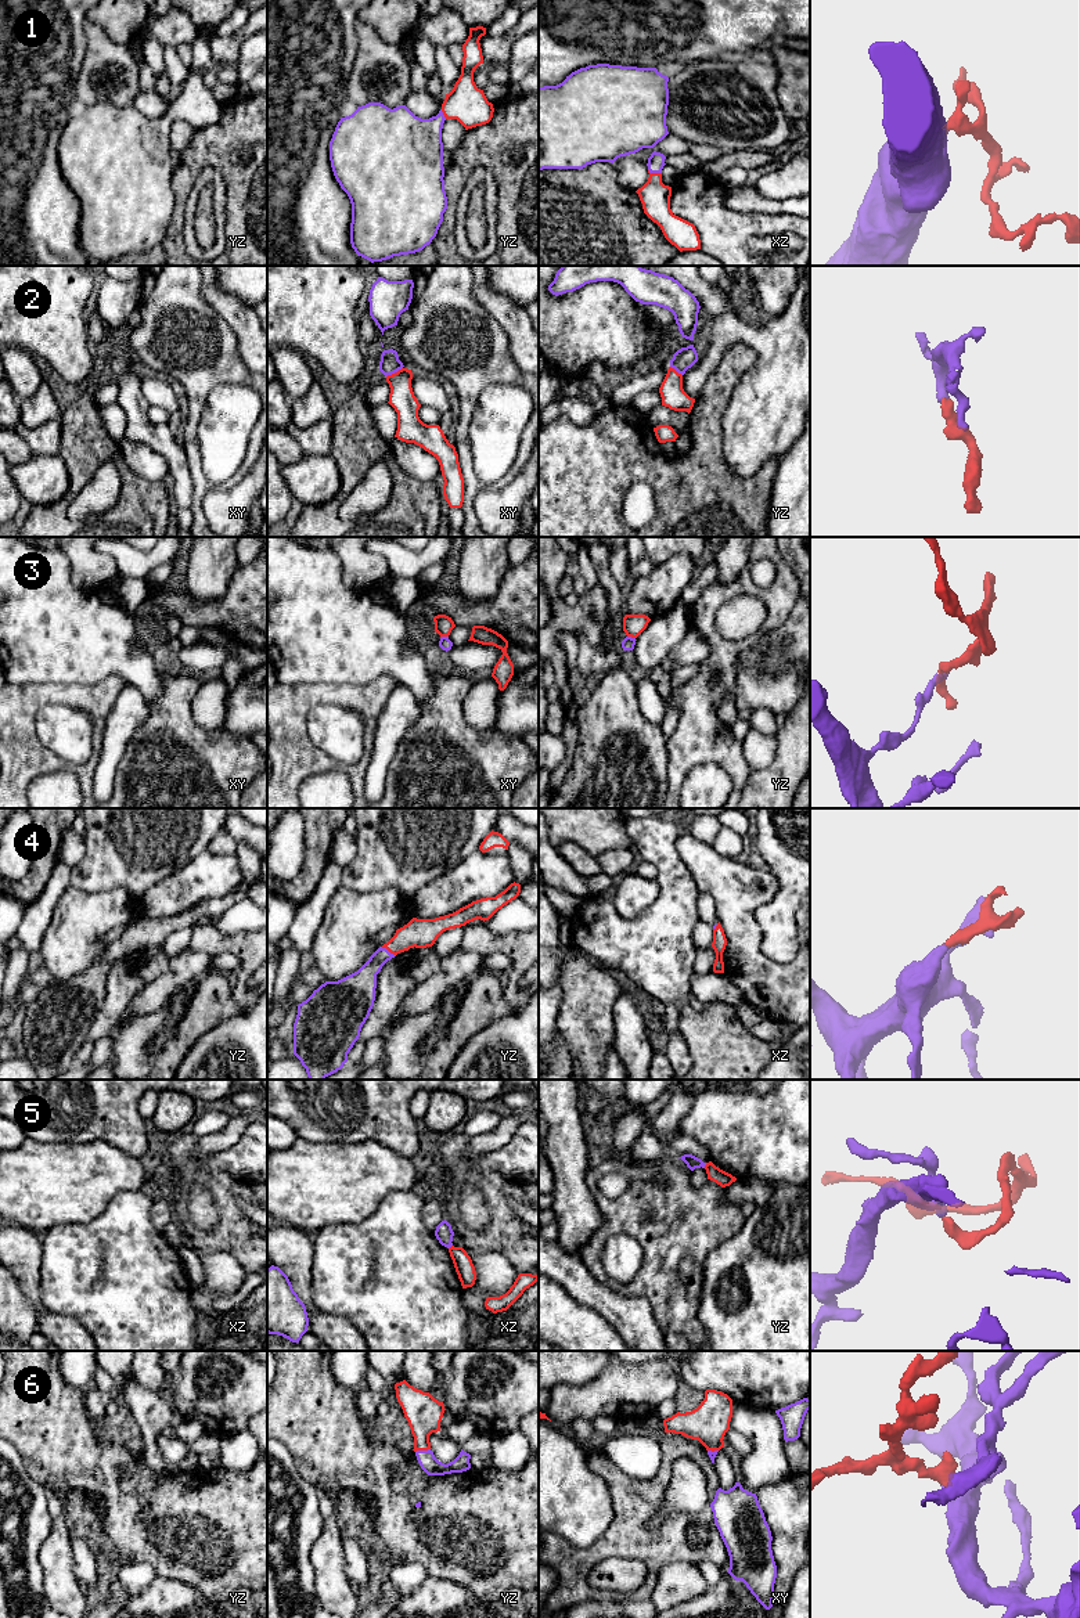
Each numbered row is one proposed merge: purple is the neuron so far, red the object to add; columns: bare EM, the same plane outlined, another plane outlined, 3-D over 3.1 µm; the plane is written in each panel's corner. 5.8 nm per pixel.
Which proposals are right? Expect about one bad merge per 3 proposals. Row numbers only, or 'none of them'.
1, 2, 4, 6

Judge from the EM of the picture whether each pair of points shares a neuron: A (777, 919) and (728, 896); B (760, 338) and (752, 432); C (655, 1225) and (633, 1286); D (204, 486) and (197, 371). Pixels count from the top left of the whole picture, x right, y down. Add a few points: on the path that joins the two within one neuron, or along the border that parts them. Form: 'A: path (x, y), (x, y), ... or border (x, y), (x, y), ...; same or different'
A: border (778, 886), (755, 912), (760, 941); different
B: path (764, 361), (764, 408); same
C: path (655, 1240), (655, 1265), (648, 1272); same
D: path (193, 457), (191, 422), (197, 400); same

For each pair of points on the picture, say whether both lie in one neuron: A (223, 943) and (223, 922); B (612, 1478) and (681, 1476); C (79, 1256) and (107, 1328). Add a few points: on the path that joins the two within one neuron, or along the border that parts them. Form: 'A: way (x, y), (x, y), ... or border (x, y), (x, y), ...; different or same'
A: border (212, 922), (222, 933), (252, 932); different
B: border (692, 1459), (679, 1459), (673, 1466), (661, 1506); different
C: way (89, 1274), (89, 1285), (107, 1304), (107, 1310); same

